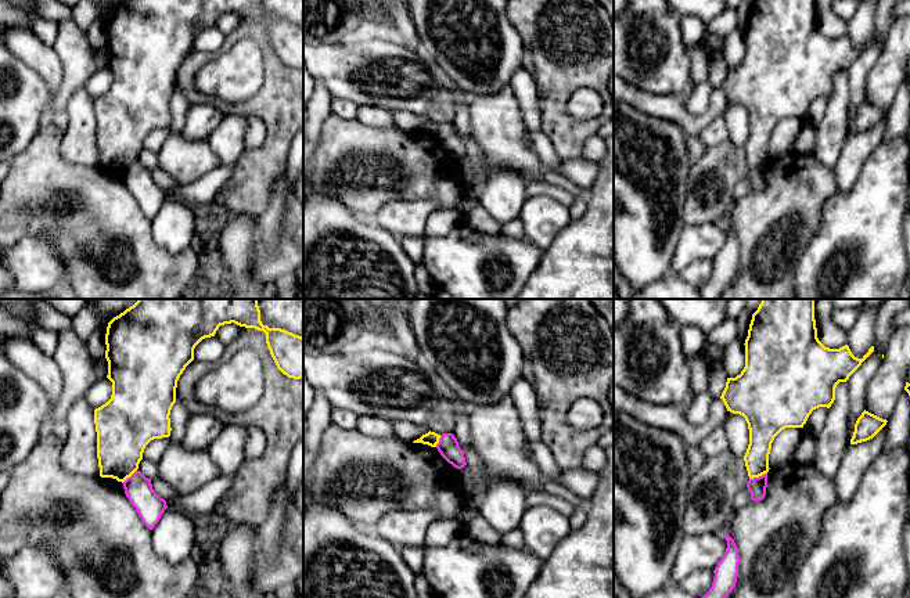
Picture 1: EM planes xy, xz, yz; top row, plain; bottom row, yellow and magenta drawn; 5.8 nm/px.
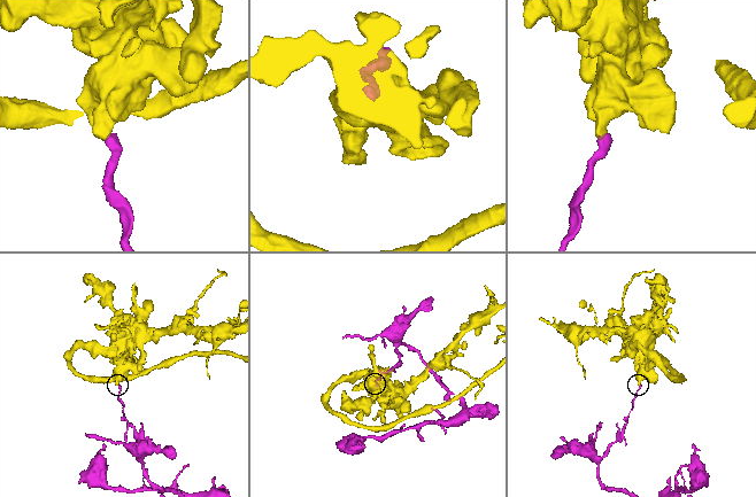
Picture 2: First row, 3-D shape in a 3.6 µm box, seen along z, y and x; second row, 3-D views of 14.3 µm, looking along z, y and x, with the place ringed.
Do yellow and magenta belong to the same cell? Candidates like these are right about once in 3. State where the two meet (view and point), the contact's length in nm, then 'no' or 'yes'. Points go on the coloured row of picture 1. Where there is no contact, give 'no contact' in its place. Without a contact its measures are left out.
yz (758, 476) | 110 nm | no

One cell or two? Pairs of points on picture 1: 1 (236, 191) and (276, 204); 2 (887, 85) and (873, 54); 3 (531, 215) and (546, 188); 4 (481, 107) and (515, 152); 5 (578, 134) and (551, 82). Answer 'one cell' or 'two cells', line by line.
1: two cells
2: two cells
3: two cells
4: one cell
5: one cell

